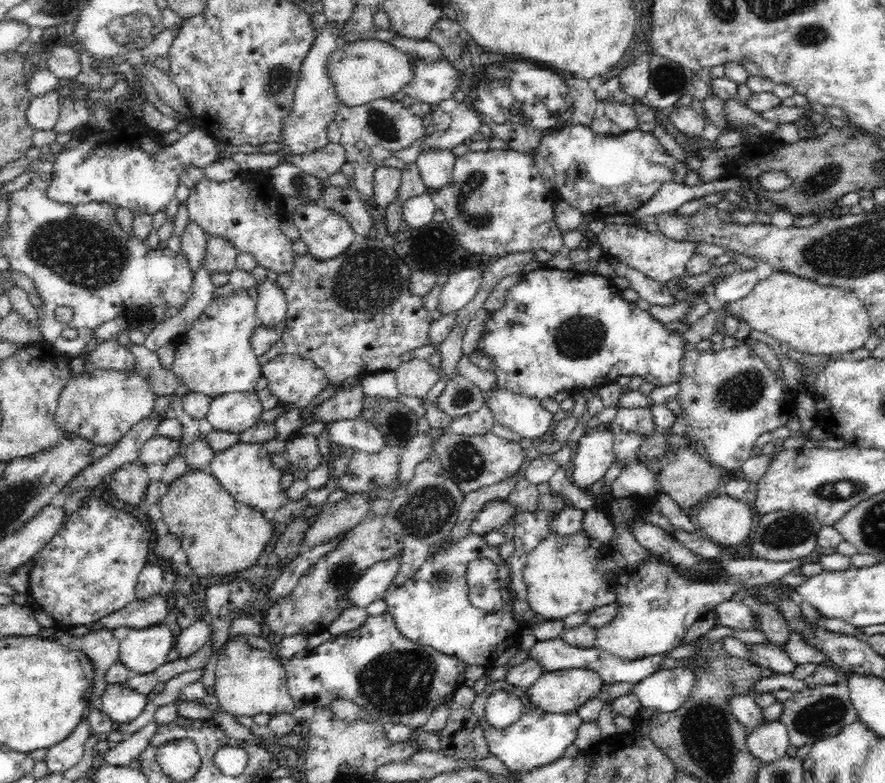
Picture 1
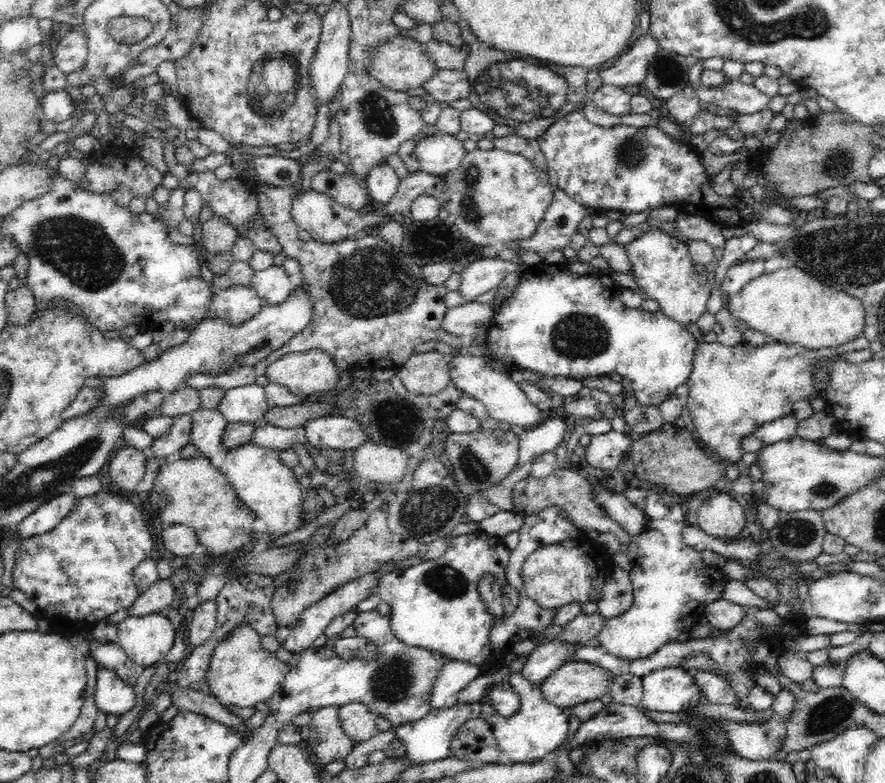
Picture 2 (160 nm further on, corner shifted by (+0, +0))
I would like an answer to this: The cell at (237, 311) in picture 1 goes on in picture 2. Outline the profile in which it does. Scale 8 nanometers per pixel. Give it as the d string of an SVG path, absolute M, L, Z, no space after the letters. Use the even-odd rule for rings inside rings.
M231 285L213 294L207 317L228 321L228 325L242 325L255 317L262 307L262 300L250 285Z

